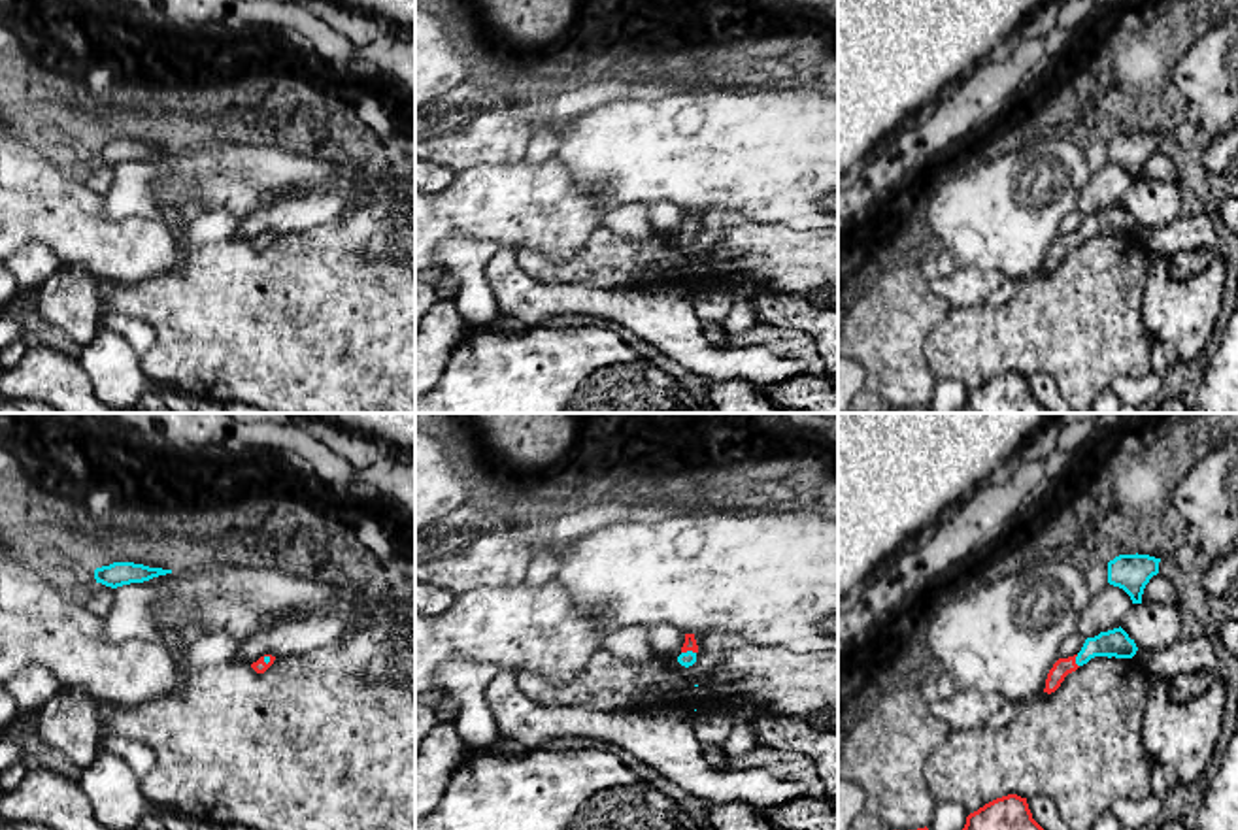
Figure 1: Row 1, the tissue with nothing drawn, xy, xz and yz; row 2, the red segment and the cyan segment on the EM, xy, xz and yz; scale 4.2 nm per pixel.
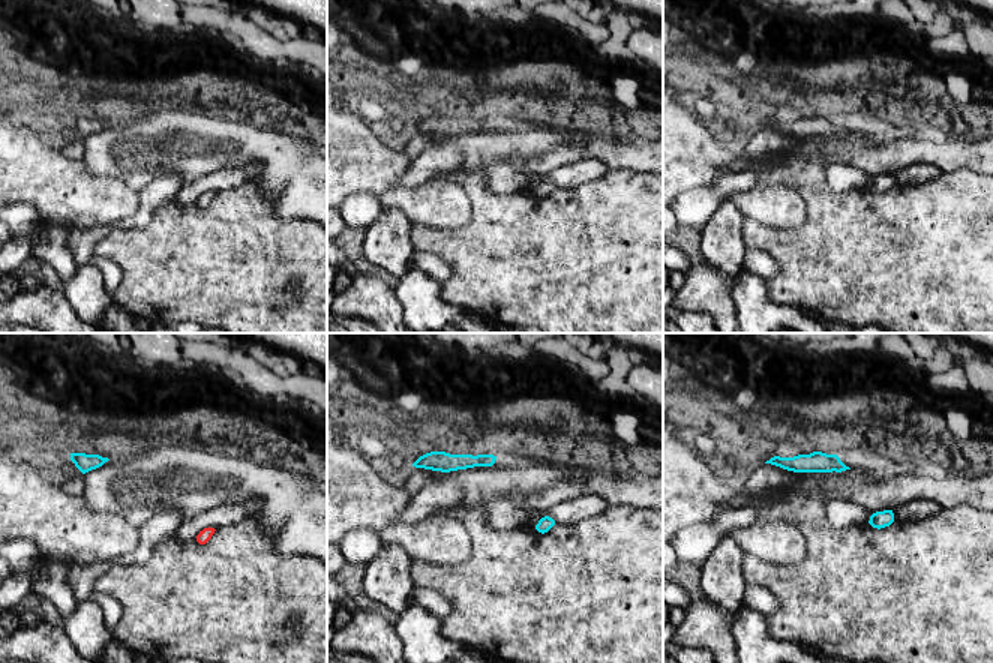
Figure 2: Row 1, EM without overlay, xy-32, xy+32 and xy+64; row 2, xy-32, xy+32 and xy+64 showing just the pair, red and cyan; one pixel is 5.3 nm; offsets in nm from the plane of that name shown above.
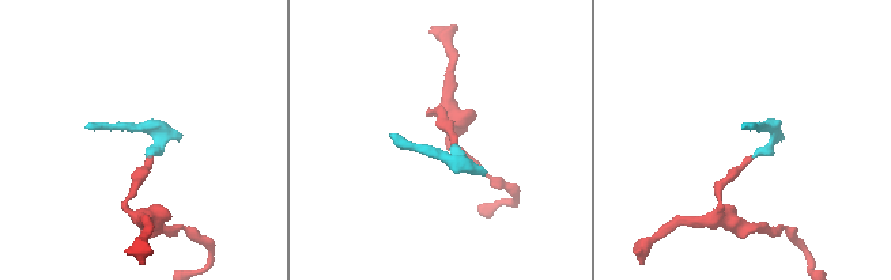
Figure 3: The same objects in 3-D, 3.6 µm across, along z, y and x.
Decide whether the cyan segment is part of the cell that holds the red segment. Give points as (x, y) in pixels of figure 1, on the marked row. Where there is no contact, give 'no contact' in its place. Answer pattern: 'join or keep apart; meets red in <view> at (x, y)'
join; meets red in xz at (687, 649)

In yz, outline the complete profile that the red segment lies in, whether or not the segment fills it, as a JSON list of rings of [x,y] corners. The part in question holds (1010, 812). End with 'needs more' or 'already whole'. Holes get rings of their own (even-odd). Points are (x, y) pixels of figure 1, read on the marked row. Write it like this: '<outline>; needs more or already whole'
[[[1008,794],[966,817],[962,830],[1044,830],[1029,809],[1027,798]]]; already whole

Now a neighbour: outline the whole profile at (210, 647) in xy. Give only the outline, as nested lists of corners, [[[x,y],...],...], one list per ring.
[[[198,628],[194,641],[187,649],[185,664],[189,670],[217,666],[232,660],[240,641],[223,630]]]

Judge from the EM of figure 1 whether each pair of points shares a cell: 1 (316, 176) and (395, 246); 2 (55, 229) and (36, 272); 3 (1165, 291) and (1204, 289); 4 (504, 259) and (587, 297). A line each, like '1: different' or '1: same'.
1: same
2: different
3: same
4: same

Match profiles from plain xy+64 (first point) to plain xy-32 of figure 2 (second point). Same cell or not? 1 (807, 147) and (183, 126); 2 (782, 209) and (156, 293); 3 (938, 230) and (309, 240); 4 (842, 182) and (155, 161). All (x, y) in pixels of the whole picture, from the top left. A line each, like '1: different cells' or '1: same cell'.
1: same cell
2: different cells
3: same cell
4: different cells

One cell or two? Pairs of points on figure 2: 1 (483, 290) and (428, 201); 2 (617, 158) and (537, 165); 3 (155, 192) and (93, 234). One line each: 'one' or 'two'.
1: two
2: one
3: one

